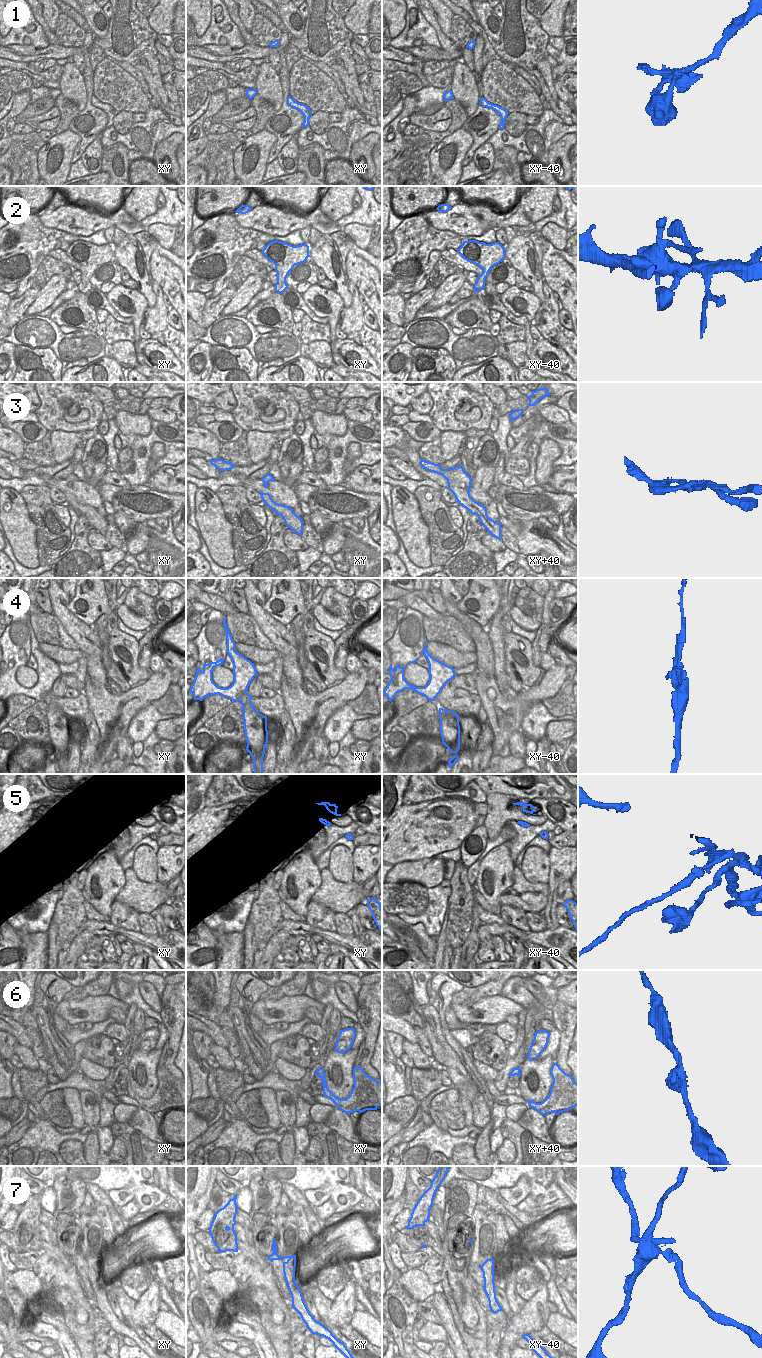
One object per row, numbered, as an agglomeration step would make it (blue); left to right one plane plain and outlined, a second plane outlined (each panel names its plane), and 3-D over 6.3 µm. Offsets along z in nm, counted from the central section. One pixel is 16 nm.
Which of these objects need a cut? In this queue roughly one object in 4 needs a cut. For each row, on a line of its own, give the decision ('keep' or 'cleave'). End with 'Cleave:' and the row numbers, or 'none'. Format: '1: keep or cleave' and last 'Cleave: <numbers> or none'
1: keep
2: keep
3: keep
4: cleave
5: cleave
6: keep
7: cleave
Cleave: 4, 5, 7

